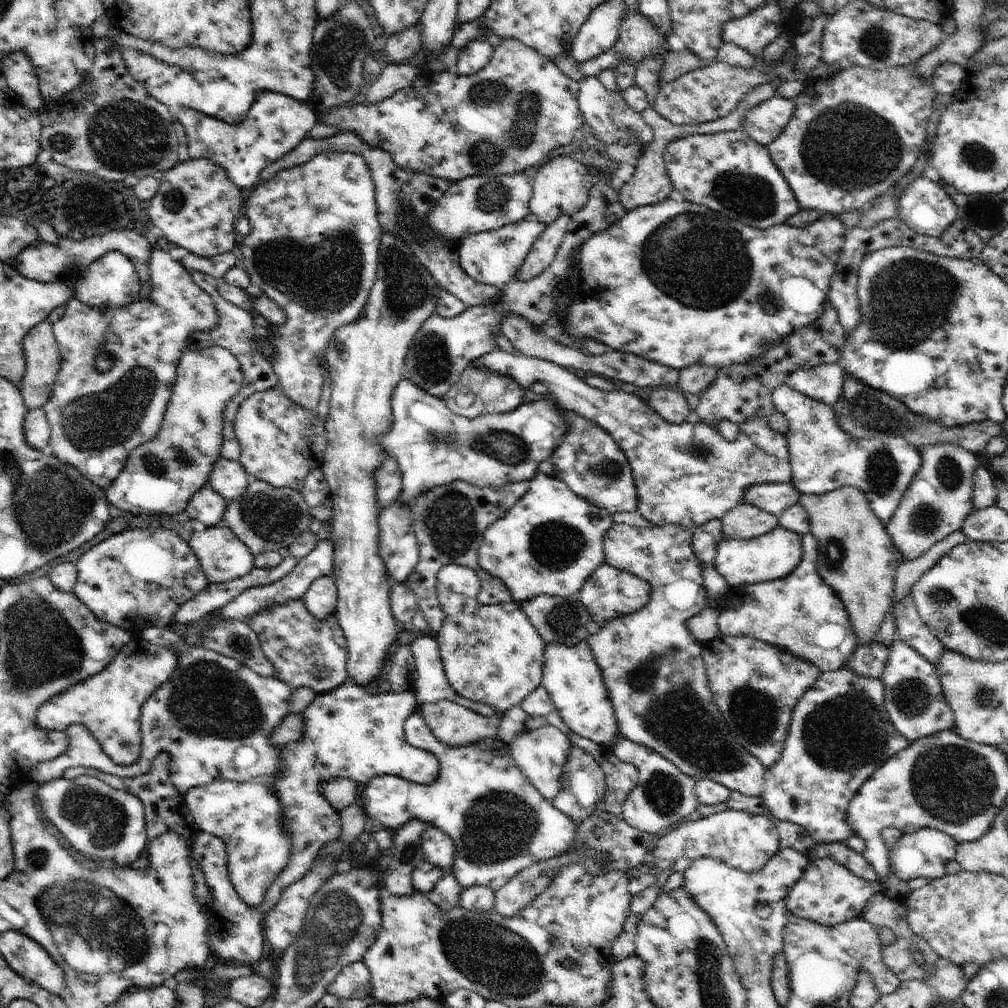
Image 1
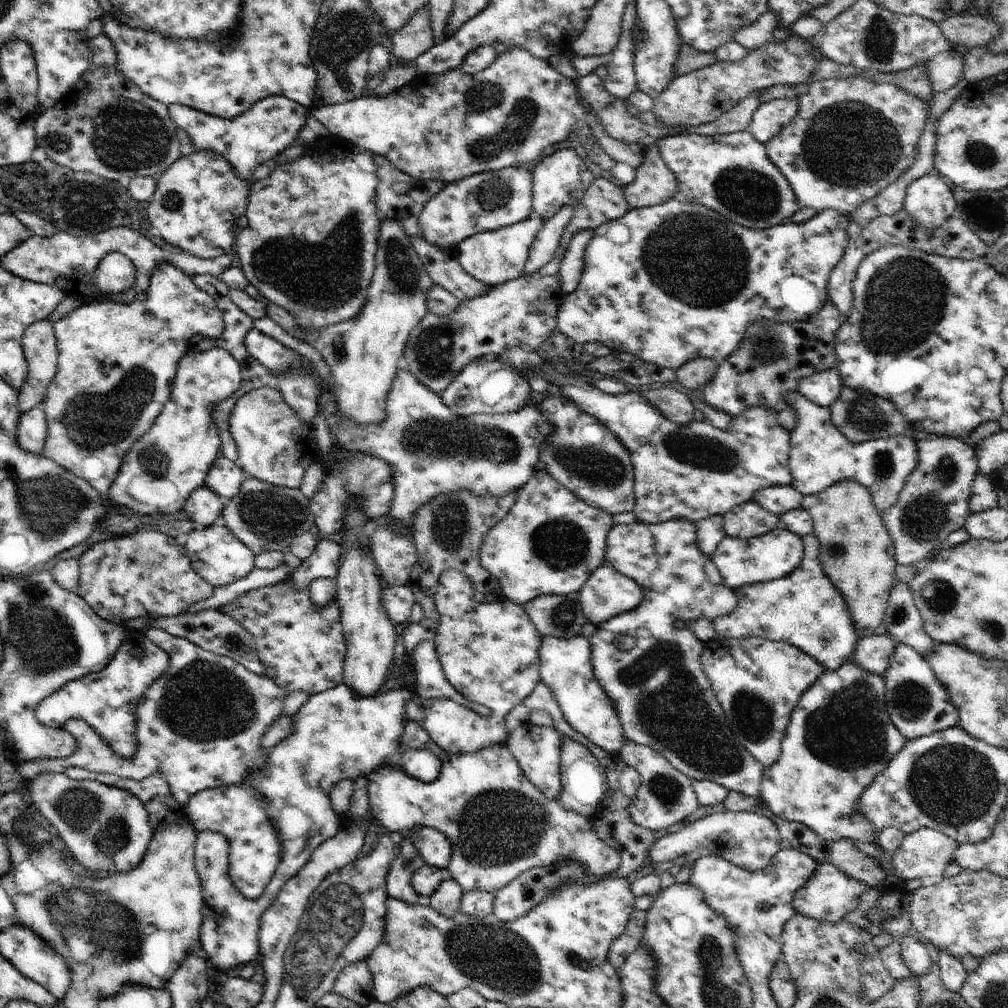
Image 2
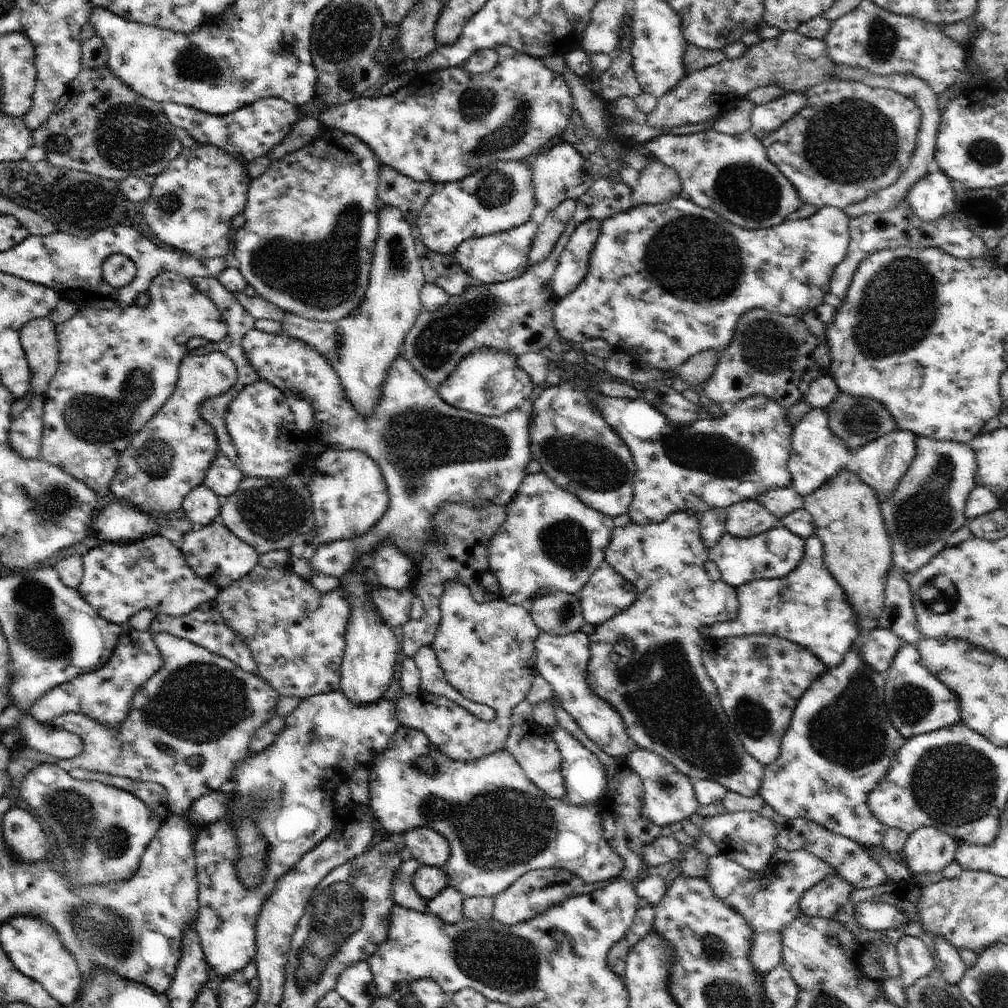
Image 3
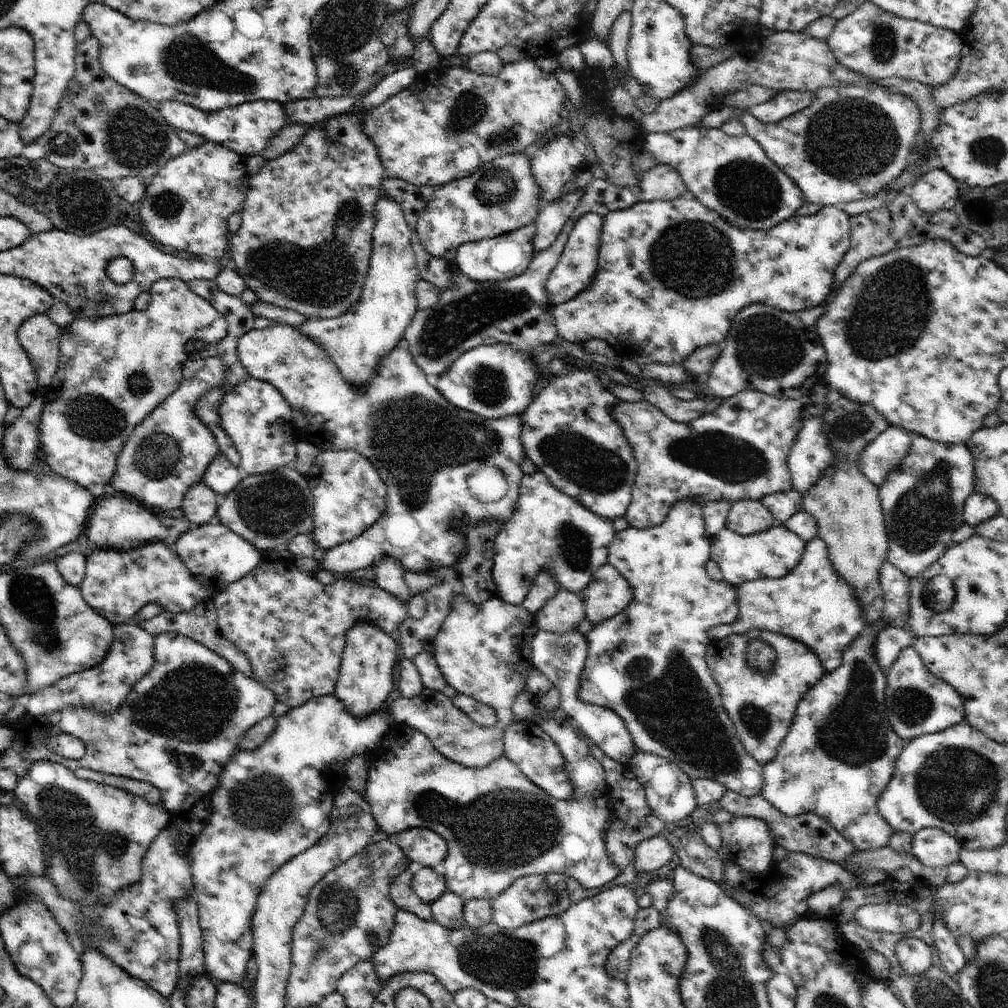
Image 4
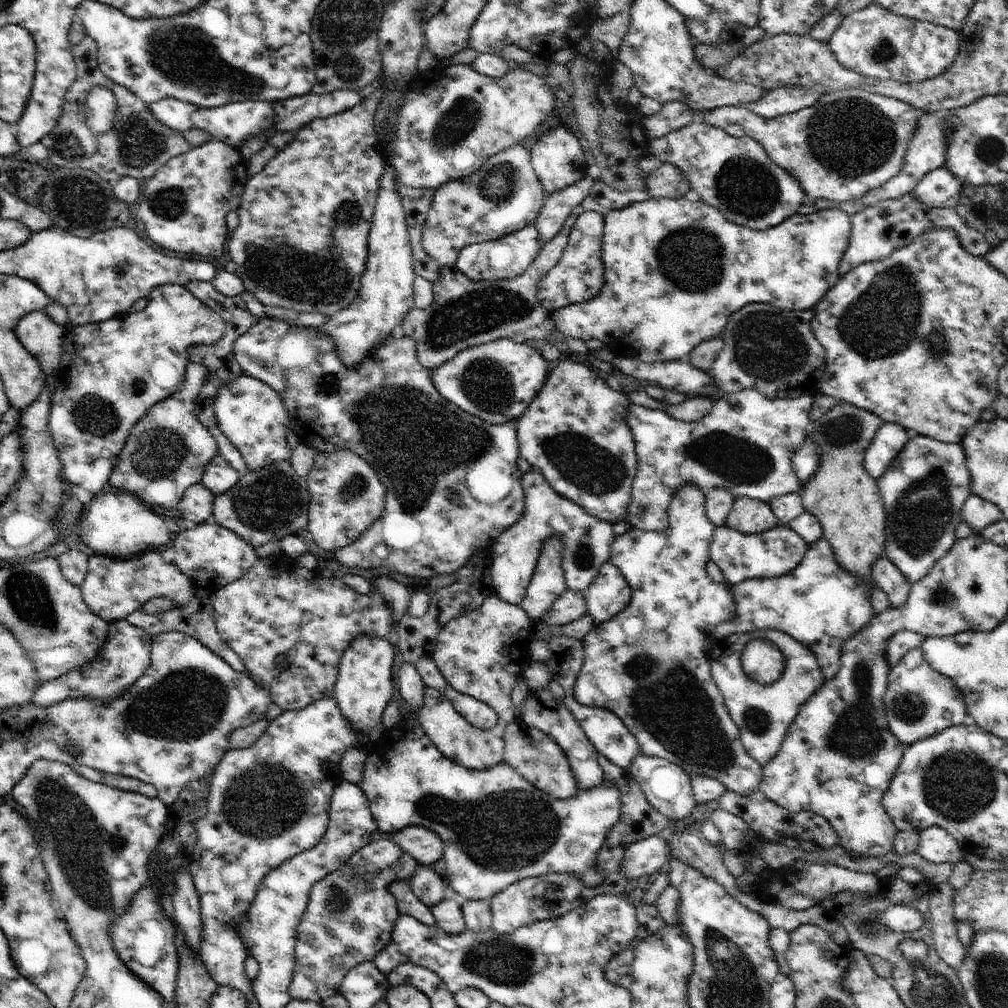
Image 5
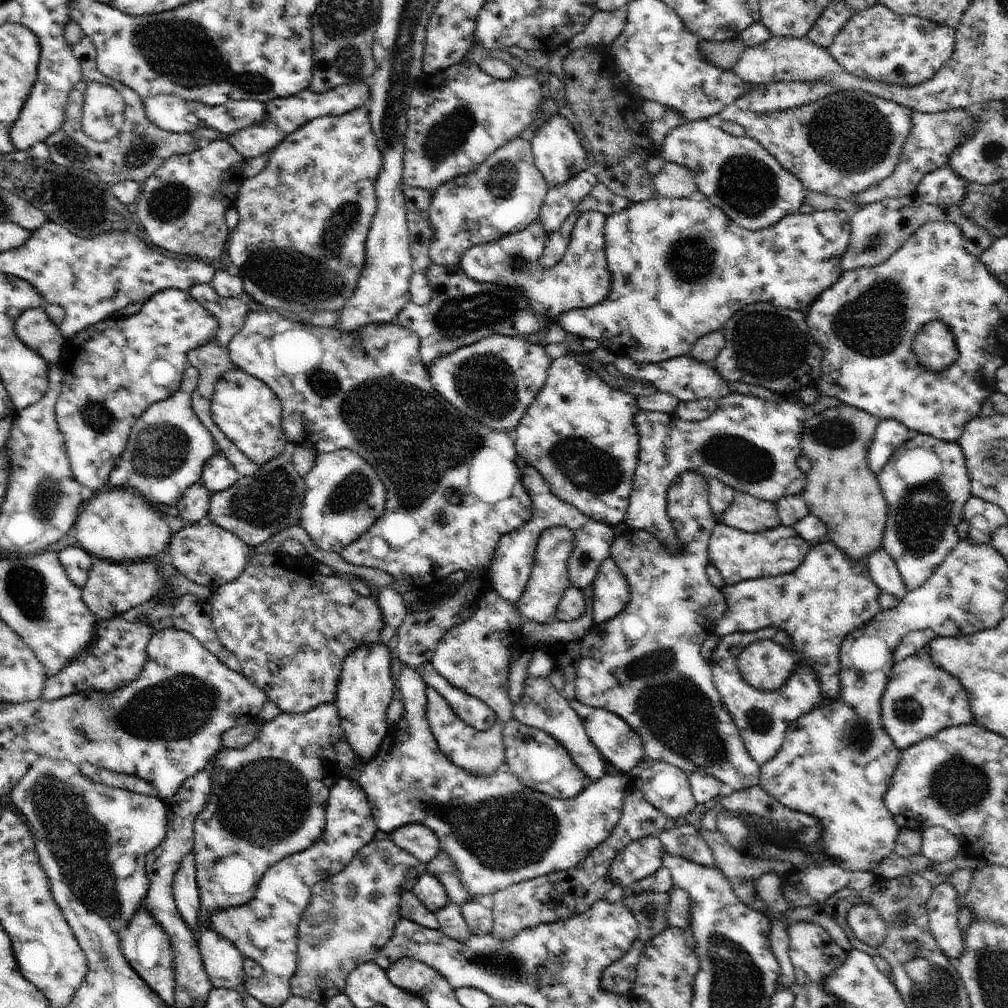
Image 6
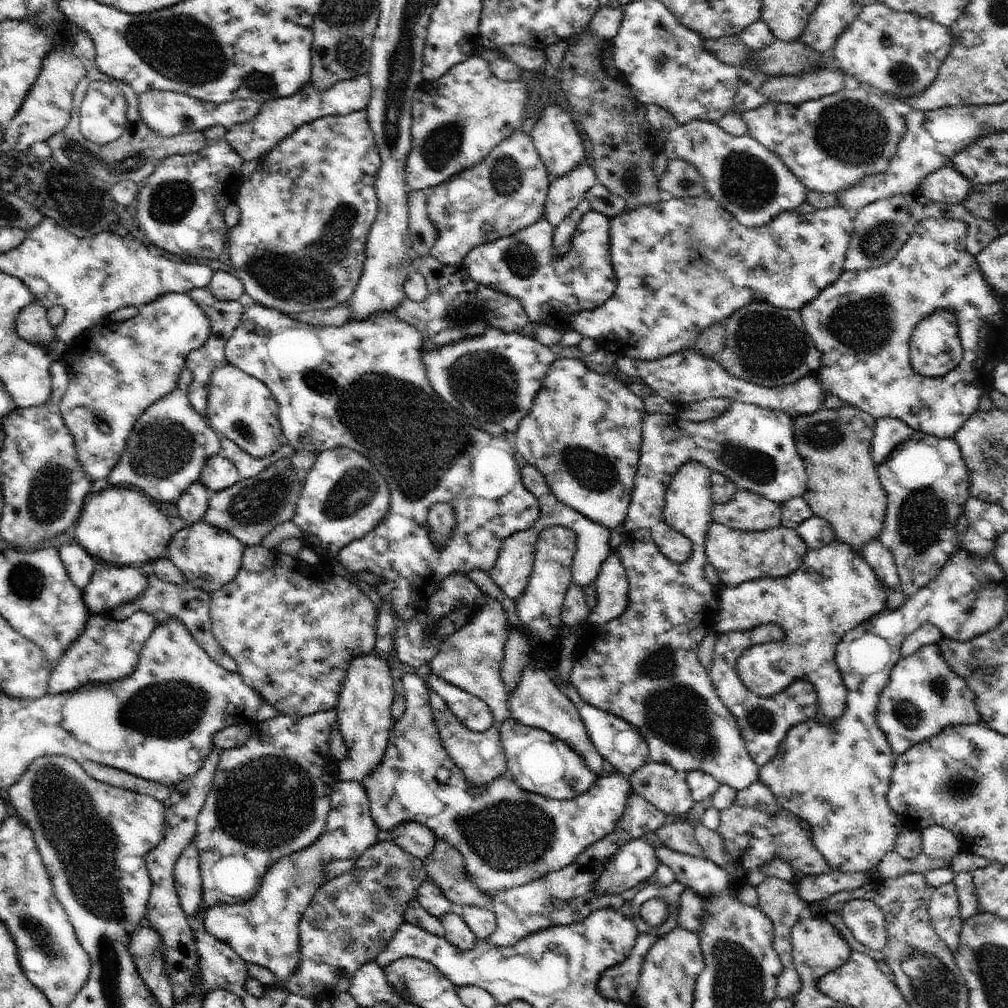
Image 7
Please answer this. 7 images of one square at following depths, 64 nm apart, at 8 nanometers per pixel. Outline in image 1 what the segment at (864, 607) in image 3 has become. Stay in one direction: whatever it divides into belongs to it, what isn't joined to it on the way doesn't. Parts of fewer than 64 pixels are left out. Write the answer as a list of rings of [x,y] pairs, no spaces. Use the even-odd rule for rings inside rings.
[[[854,486],[822,495],[802,494],[799,503],[808,511],[810,533],[818,542],[816,568],[820,578],[844,602],[857,644],[870,644],[891,610],[895,572],[900,564],[885,525],[872,512],[866,494]]]

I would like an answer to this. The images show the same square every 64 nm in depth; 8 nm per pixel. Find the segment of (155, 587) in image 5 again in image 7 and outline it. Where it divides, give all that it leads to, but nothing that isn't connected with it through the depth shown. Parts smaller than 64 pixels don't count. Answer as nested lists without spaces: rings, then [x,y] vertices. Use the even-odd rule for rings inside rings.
[[[97,562],[90,582],[83,588],[83,600],[89,612],[102,615],[134,602],[148,588],[145,572],[142,567]]]

